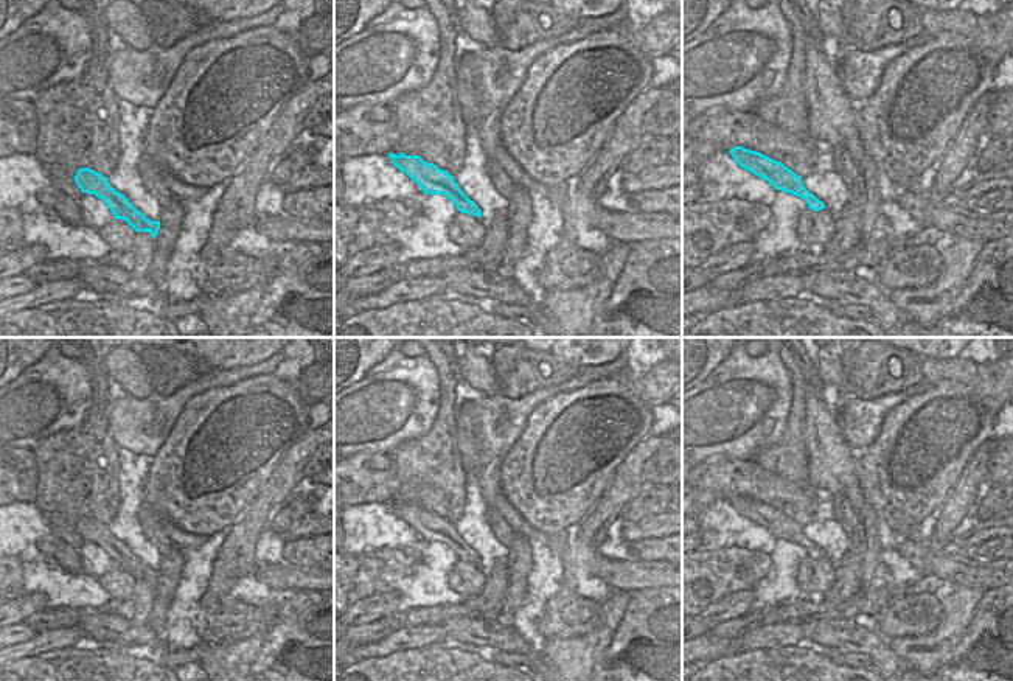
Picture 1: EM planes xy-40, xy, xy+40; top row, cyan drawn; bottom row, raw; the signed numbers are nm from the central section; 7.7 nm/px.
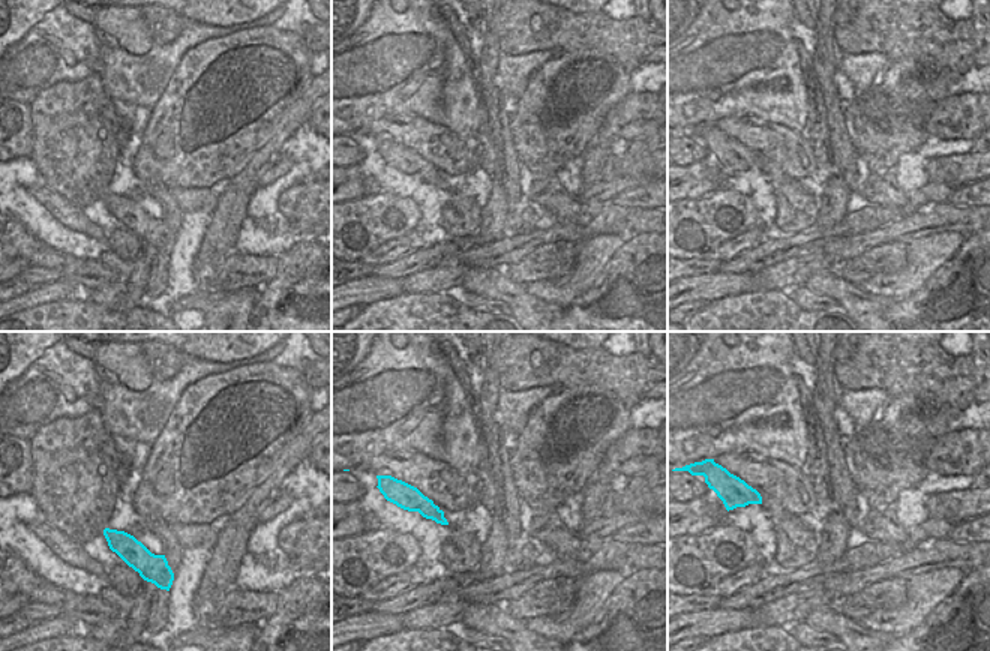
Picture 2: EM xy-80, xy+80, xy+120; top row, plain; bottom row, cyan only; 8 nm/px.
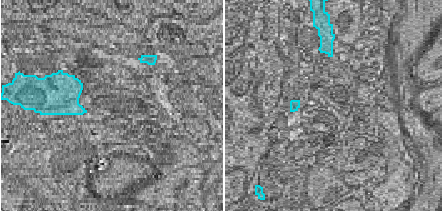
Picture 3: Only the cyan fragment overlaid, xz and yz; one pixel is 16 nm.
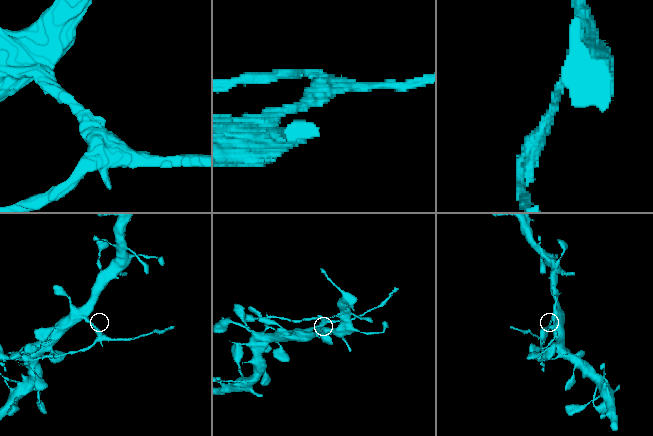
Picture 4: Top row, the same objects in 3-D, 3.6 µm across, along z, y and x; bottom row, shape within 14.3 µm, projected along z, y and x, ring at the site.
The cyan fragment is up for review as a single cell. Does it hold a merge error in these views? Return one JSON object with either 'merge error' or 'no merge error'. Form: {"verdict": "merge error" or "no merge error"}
{"verdict": "merge error"}

